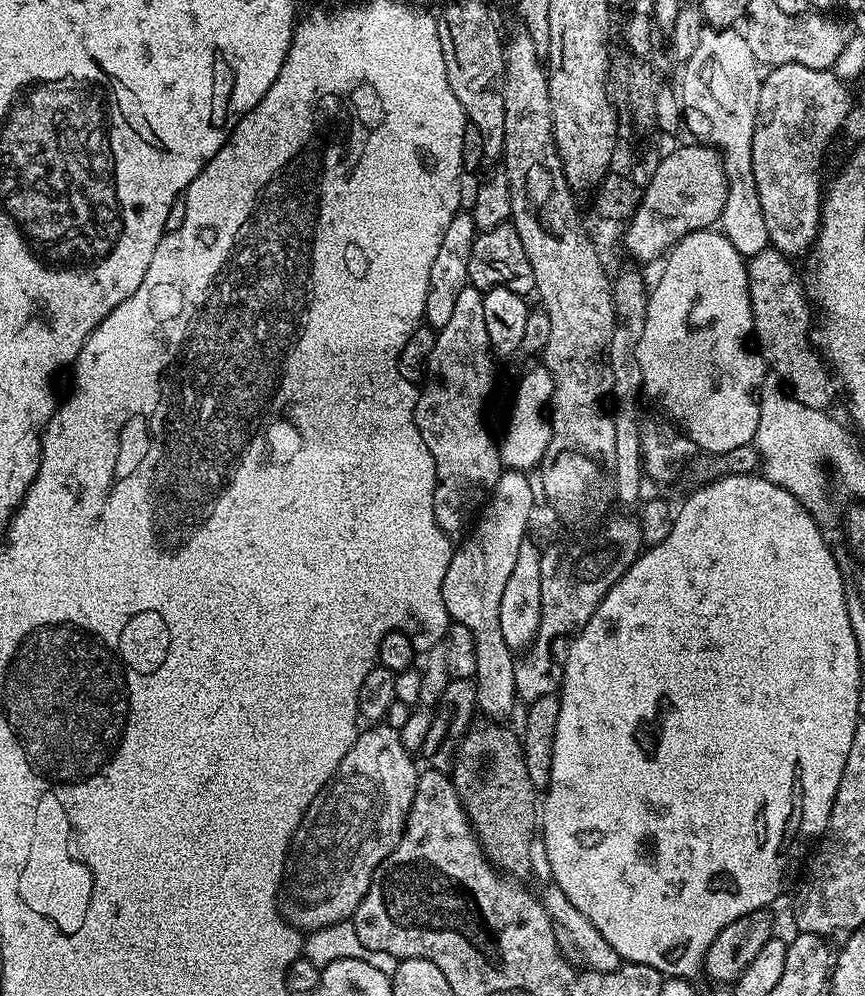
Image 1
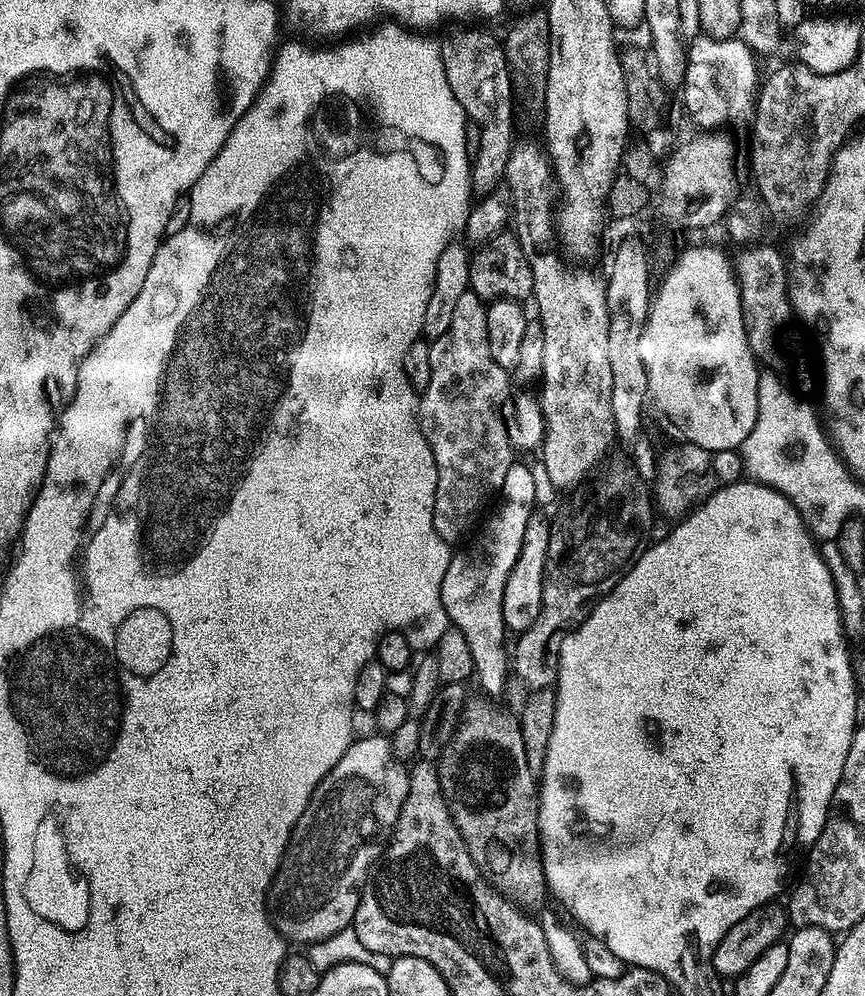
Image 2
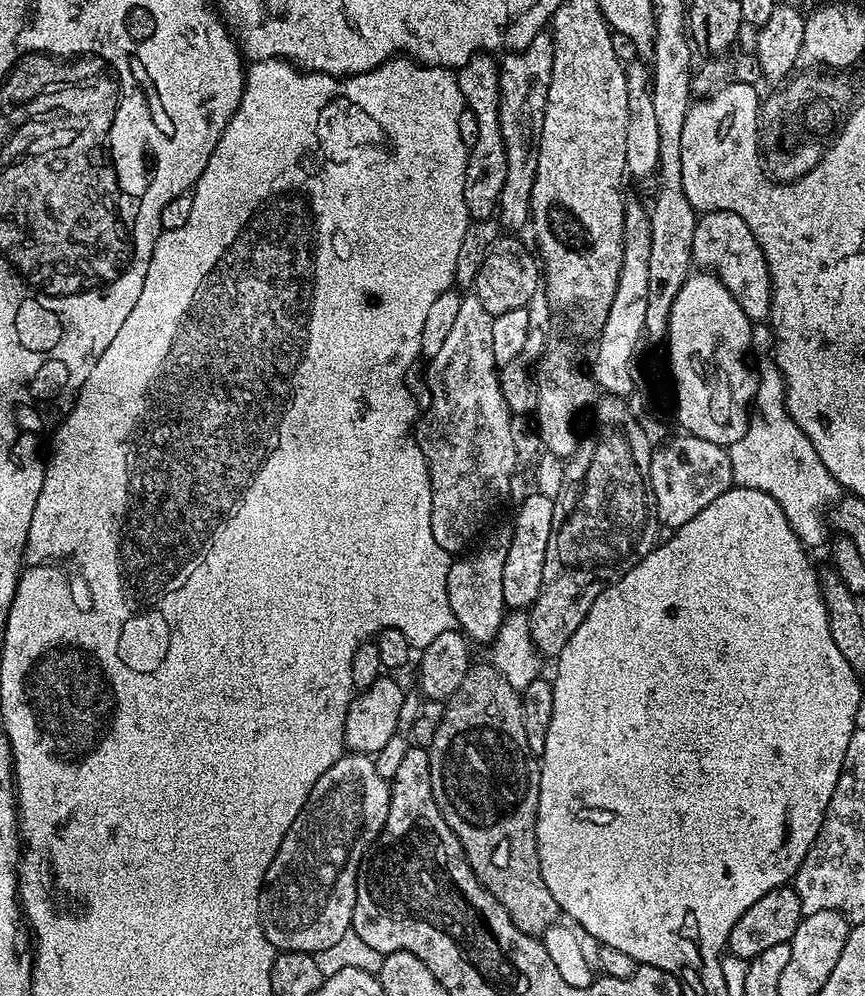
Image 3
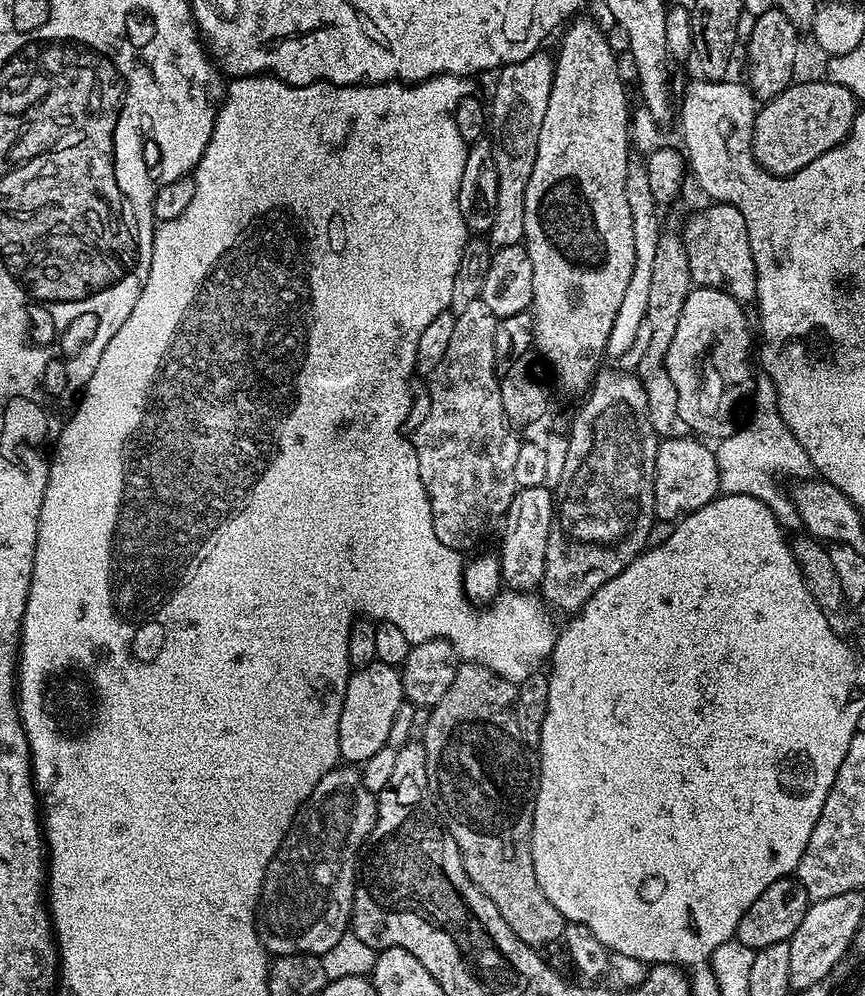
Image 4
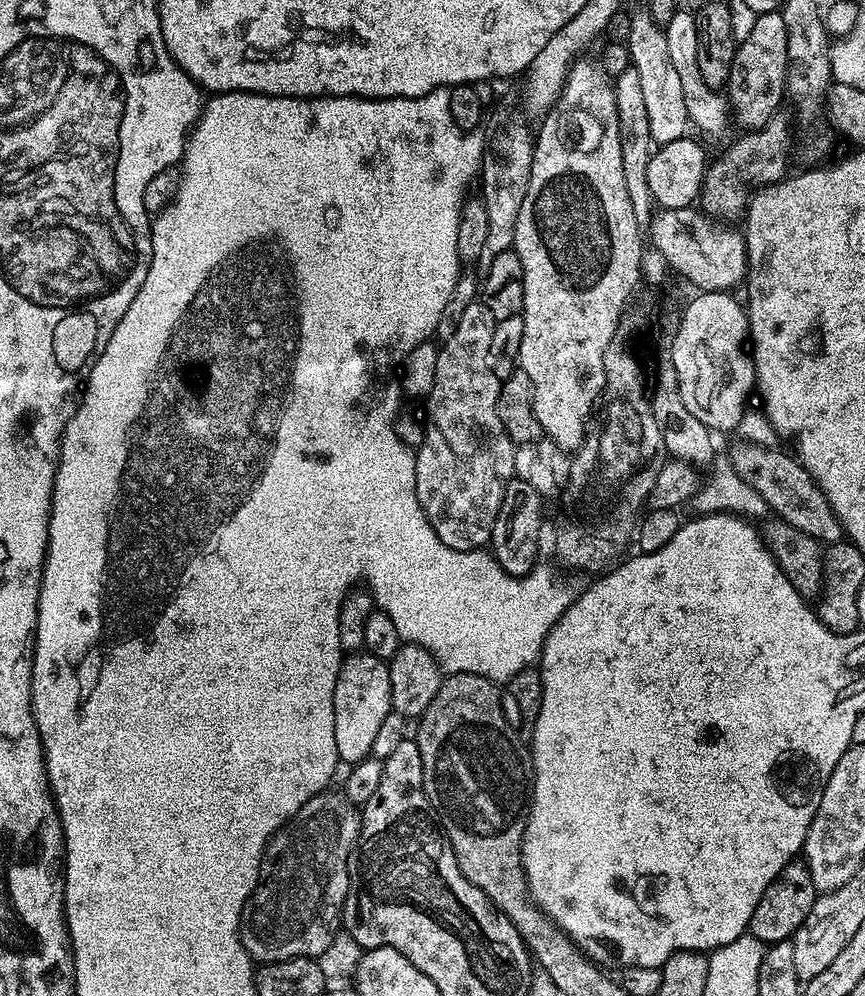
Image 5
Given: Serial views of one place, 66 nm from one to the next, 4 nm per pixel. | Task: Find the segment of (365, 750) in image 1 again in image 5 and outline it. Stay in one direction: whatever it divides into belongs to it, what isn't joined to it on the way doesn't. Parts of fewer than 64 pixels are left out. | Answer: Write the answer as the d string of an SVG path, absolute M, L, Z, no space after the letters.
M332 791L319 792L307 800L268 843L260 862L260 883L240 921L240 937L253 961L274 964L295 956L320 957L341 927L342 913L350 900L350 861L360 839L362 812L343 791Z

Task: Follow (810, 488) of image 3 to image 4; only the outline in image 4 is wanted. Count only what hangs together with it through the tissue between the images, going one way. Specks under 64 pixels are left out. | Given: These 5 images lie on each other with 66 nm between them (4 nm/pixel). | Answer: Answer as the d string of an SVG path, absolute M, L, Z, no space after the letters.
M759 373L753 381L750 394L750 404L753 404L753 415L744 425L732 435L723 437L715 447L717 466L719 470L719 491L723 495L752 496L767 505L774 518L785 531L799 531L803 524L797 513L796 504L791 497L780 488L774 478L775 472L787 472L793 480L809 479L814 472L809 455L797 436L793 434L780 412L777 410L777 390L773 380L766 374Z

